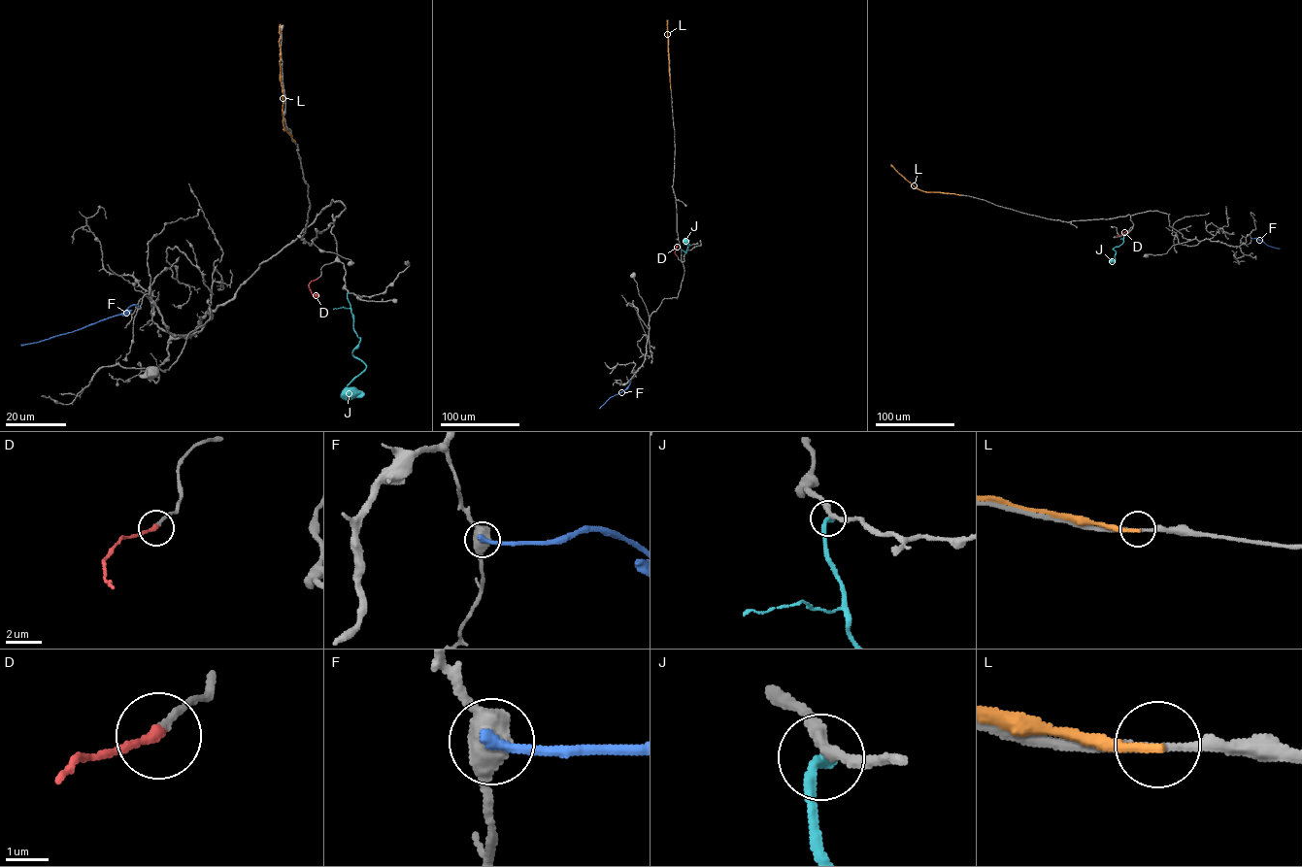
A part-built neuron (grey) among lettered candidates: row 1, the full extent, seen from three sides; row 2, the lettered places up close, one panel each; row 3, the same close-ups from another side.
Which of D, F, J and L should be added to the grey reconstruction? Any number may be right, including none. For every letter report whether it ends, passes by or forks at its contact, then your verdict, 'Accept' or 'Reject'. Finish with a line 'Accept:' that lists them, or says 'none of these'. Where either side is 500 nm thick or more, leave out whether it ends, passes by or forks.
D: It ends there. Accept
F: Reject
J: It ends there. Reject
L: It ends there. Reject
Accept: D

